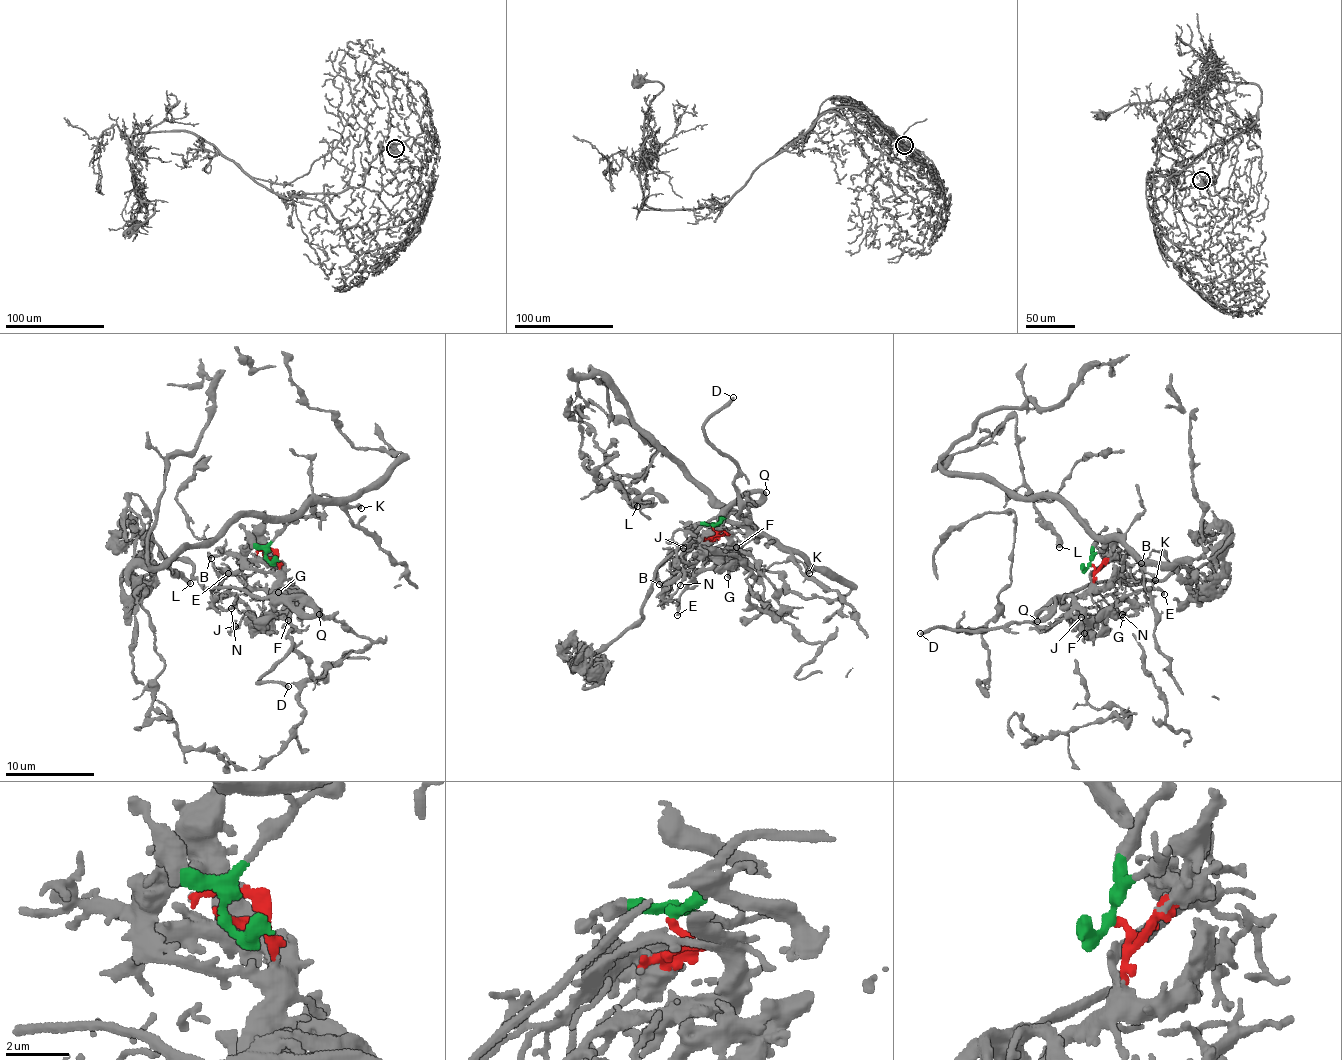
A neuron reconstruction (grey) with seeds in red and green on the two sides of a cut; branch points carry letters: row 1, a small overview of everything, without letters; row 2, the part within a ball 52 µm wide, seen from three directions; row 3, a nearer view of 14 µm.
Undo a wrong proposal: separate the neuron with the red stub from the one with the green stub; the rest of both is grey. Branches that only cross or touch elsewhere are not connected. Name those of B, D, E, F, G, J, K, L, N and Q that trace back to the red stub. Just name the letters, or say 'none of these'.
B, D, E, F, G, J, N, Q

